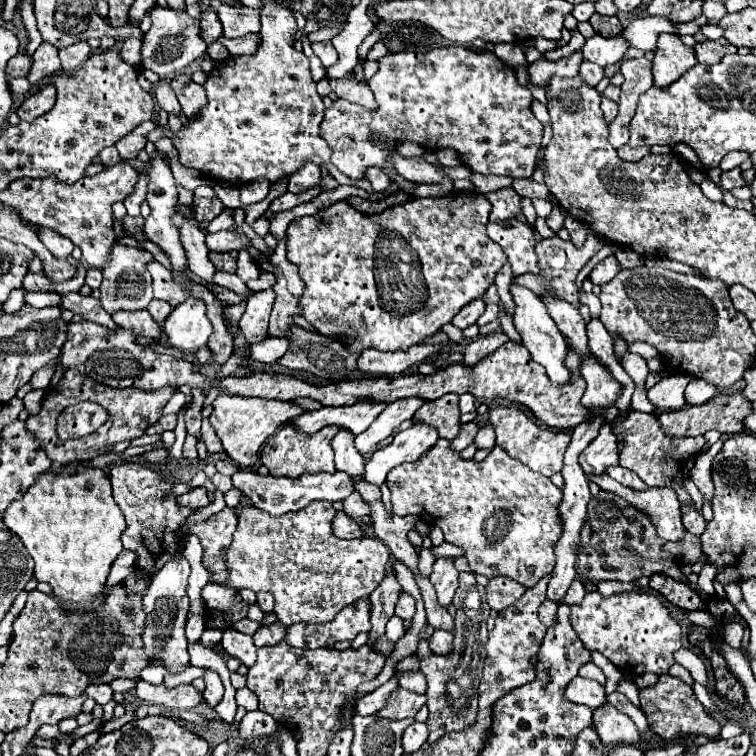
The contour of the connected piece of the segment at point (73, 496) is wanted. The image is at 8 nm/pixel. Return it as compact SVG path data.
M72 463L62 471L42 473L42 477L34 481L34 485L24 493L22 499L10 503L10 507L2 515L2 521L24 541L24 547L36 563L34 577L48 583L58 599L70 603L94 603L104 597L106 577L114 559L122 551L120 535L124 531L124 517L112 497L110 479L102 469Z

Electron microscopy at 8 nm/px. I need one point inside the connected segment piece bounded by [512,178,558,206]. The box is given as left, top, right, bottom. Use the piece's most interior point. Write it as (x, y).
(526, 187)

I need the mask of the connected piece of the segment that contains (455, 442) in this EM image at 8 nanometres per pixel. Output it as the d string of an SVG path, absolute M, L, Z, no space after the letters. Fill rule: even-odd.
M474 421L470 423L462 423L460 425L460 433L450 441L450 447L454 451L462 451L464 447L468 447L472 441L474 441L474 435L478 433L478 425Z

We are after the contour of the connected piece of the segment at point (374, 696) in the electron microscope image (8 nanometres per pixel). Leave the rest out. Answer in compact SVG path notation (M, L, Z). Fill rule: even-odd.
M394 675L390 681L386 681L384 685L380 685L376 691L364 695L364 697L356 703L356 713L358 713L358 715L374 715L374 713L378 713L378 711L382 709L382 705L386 705L390 693L396 691L396 689L398 689L398 679L396 679L396 675Z

